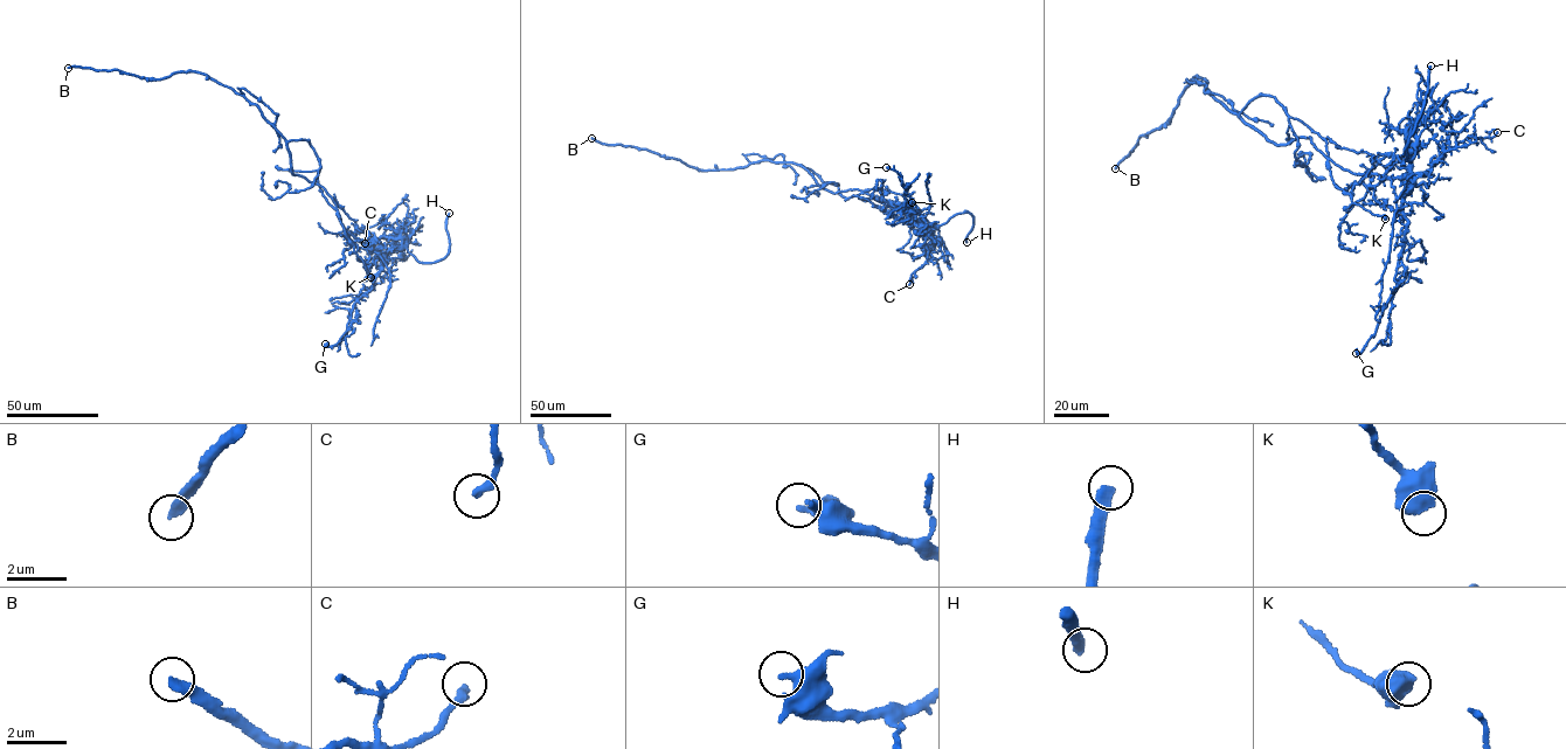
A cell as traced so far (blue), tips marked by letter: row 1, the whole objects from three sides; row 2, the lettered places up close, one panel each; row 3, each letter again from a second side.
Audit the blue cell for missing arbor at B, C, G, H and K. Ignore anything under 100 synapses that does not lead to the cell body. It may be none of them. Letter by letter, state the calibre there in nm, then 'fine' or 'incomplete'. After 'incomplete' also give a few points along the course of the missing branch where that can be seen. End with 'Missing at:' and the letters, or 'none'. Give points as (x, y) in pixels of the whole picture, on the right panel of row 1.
B: calibre 340 nm; incomplete; course (1115, 168), (1104, 194), (1124, 219), (1137, 310), (1186, 356), (1190, 379), (1196, 375)
C: calibre 280 nm; fine
G: calibre 420 nm; fine
H: calibre 340 nm; incomplete; course (1431, 66), (1435, 26), (1441, 21)
K: calibre 700 nm; fine
Missing at: B, H

